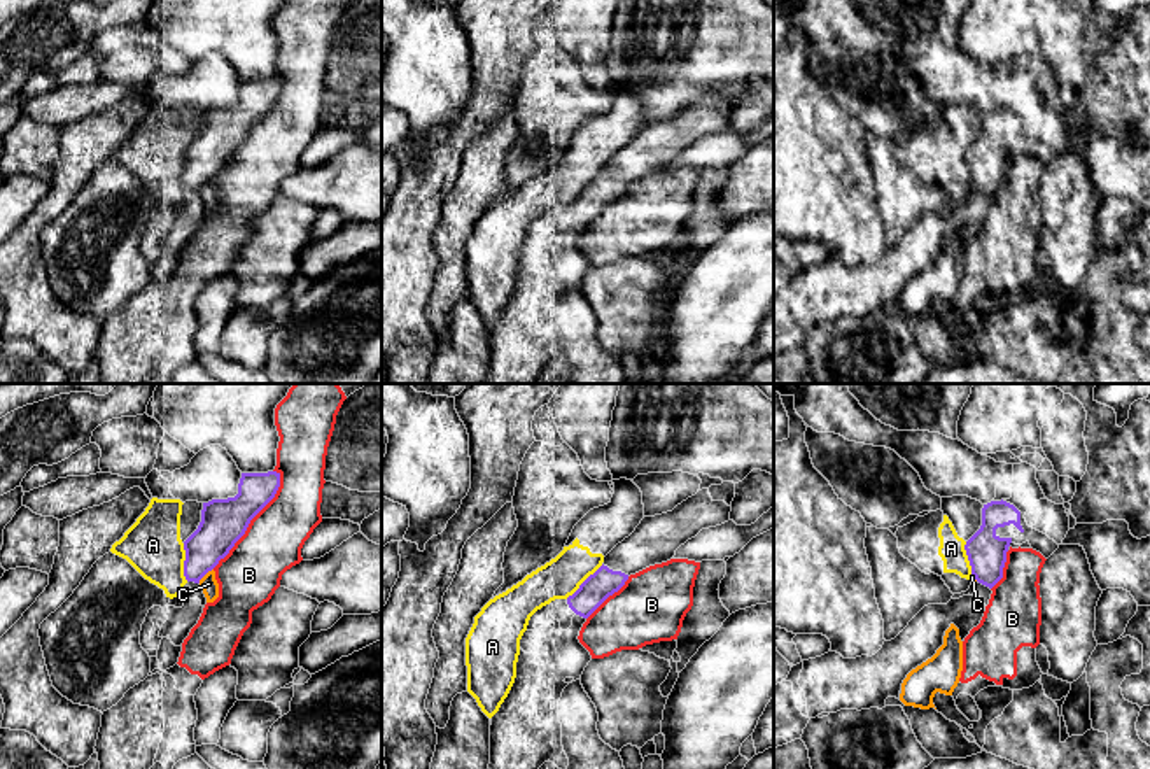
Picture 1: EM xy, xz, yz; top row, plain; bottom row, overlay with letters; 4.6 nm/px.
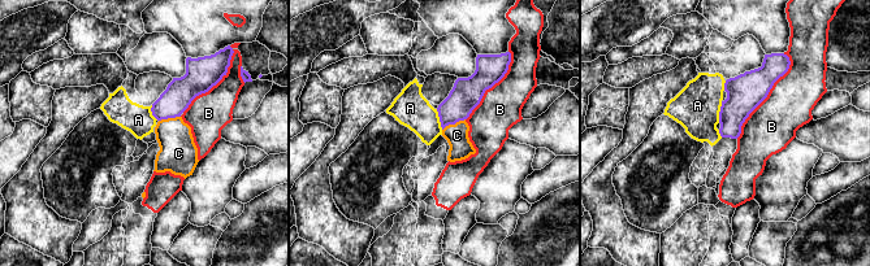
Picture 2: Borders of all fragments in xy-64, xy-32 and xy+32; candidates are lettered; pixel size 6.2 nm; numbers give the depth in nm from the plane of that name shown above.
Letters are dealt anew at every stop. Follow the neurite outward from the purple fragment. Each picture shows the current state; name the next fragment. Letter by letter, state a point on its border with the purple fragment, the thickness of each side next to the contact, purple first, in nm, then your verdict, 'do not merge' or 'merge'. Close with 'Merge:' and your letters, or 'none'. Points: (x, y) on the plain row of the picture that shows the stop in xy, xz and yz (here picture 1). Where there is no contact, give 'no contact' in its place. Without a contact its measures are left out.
A: xy (184, 170) | 200/260 nm | do not merge
B: xy (251, 126) | 200/280 nm | do not merge
C: xy (205, 181) | 200/80 nm | do not merge
Merge: none

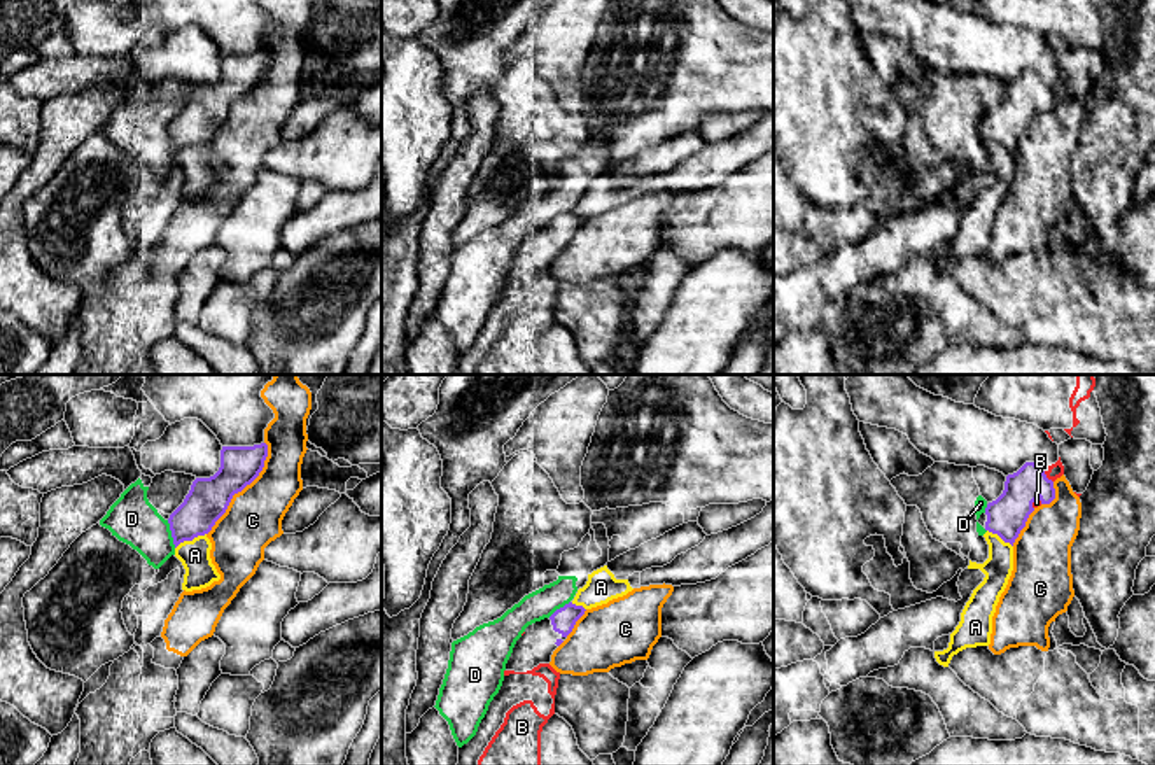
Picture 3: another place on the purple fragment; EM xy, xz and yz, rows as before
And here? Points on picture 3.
A: xy (189, 147) | 190/140 nm | do not merge
B: yz (1045, 84) | 180/70 nm | merge
C: xy (242, 97) | 190/260 nm | do not merge
D: xy (172, 142) | 190/220 nm | do not merge
Merge: B

